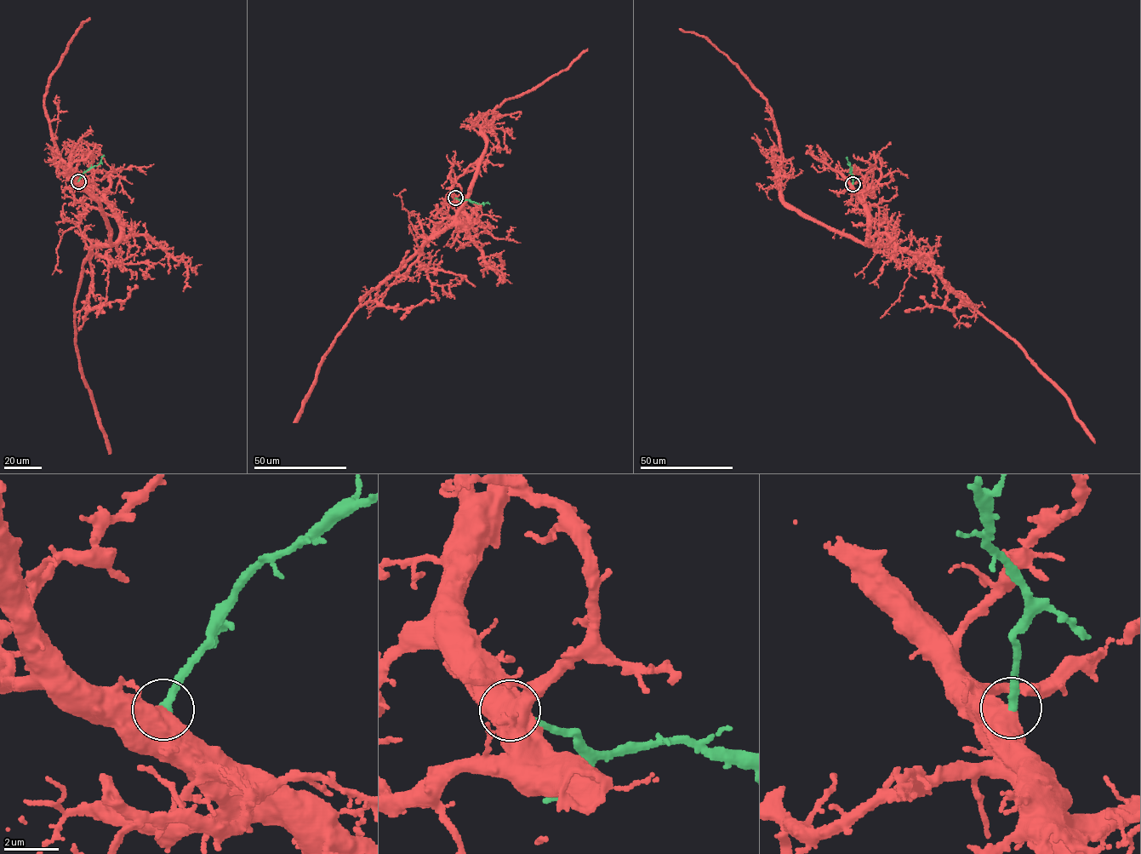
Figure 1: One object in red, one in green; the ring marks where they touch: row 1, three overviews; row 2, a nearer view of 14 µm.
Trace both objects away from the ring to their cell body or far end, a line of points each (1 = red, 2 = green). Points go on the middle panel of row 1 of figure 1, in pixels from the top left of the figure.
1: (455, 197), (471, 225), (457, 220), (486, 144), (482, 128), (474, 123), (508, 99), (556, 75), (587, 48)
2: (455, 197), (489, 204)

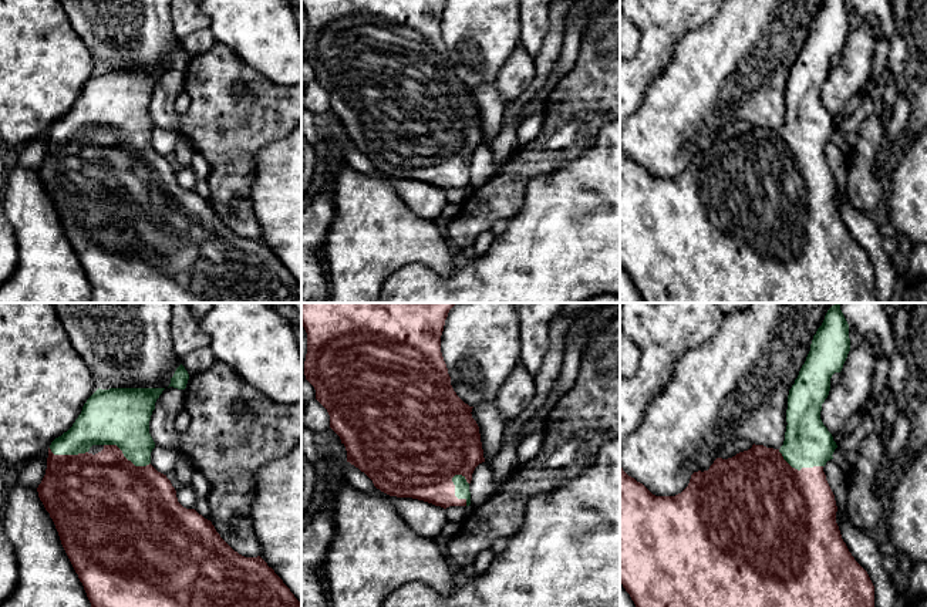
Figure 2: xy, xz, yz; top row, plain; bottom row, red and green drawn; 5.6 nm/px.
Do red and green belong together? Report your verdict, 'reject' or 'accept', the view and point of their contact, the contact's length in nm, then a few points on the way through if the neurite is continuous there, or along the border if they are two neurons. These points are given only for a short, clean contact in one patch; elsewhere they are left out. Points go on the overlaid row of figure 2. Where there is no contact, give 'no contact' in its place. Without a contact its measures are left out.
accept; contact xz (454, 492); length 200 nm

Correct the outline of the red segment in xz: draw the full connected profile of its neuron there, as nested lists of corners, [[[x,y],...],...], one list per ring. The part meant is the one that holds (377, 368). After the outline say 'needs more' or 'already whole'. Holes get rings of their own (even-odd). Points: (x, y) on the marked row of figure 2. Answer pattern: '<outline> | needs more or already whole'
[[[301,303],[301,326],[307,333],[304,361],[306,380],[316,390],[316,399],[330,415],[330,428],[340,436],[347,451],[347,462],[364,472],[381,492],[397,498],[412,498],[441,506],[469,506],[469,483],[475,468],[485,462],[479,426],[472,408],[454,391],[446,364],[441,353],[441,335],[449,310],[458,303]]] | needs more

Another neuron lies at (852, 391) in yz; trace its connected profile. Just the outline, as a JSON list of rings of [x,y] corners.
[[[862,338],[852,348],[842,368],[842,380],[830,388],[822,404],[820,419],[833,441],[839,445],[847,419],[867,401],[874,378],[876,362],[880,358],[876,338]]]

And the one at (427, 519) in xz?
[[[347,461],[340,462],[338,468],[340,479],[353,488],[377,498],[390,499],[405,523],[418,535],[431,539],[436,539],[441,535],[446,523],[446,510],[444,507],[412,498],[390,496],[377,489],[364,472]]]

